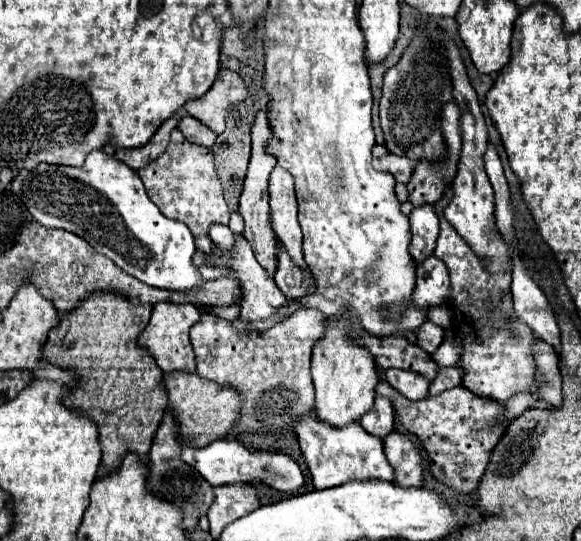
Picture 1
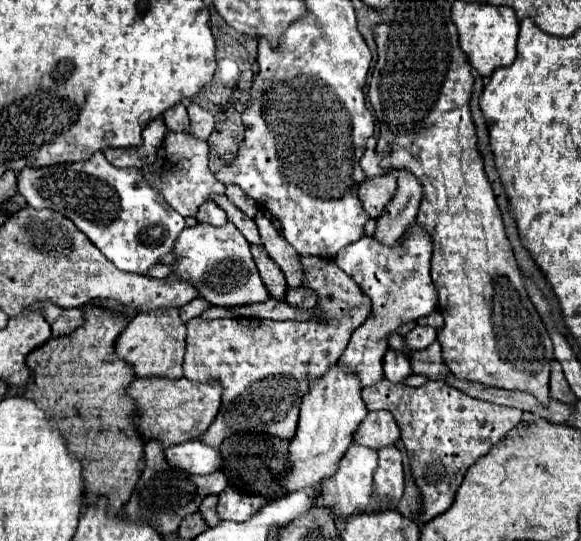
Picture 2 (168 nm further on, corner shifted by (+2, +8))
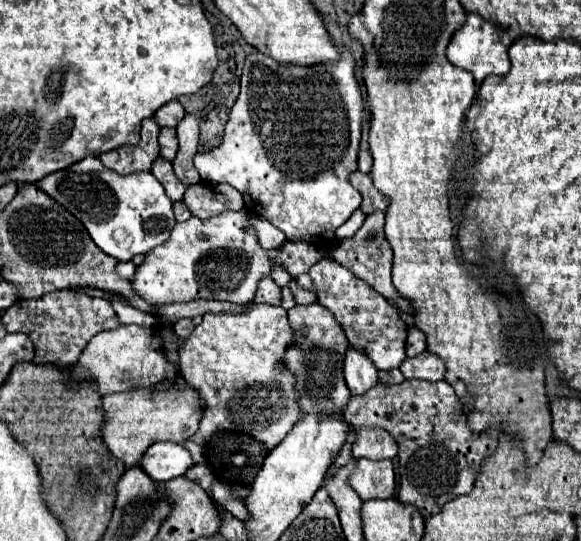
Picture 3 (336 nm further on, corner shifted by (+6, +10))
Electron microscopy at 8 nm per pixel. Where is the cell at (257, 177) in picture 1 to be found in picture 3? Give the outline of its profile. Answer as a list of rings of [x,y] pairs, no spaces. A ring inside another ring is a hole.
[[[262,278],[258,282],[258,290],[256,290],[256,298],[254,298],[256,304],[264,302],[264,304],[280,304],[282,302],[282,294],[280,294],[280,286],[270,278]]]

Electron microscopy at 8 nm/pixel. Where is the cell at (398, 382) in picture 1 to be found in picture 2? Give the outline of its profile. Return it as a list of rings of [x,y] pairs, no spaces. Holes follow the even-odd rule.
[[[388,350],[384,356],[384,376],[390,382],[402,382],[404,378],[408,378],[412,374],[410,370],[410,358],[408,356],[400,356],[400,352],[392,352]]]

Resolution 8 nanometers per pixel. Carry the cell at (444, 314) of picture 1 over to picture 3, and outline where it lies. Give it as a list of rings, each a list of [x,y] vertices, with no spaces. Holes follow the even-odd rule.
[[[350,346],[344,356],[344,380],[352,394],[364,394],[378,382],[378,368],[368,354]]]

